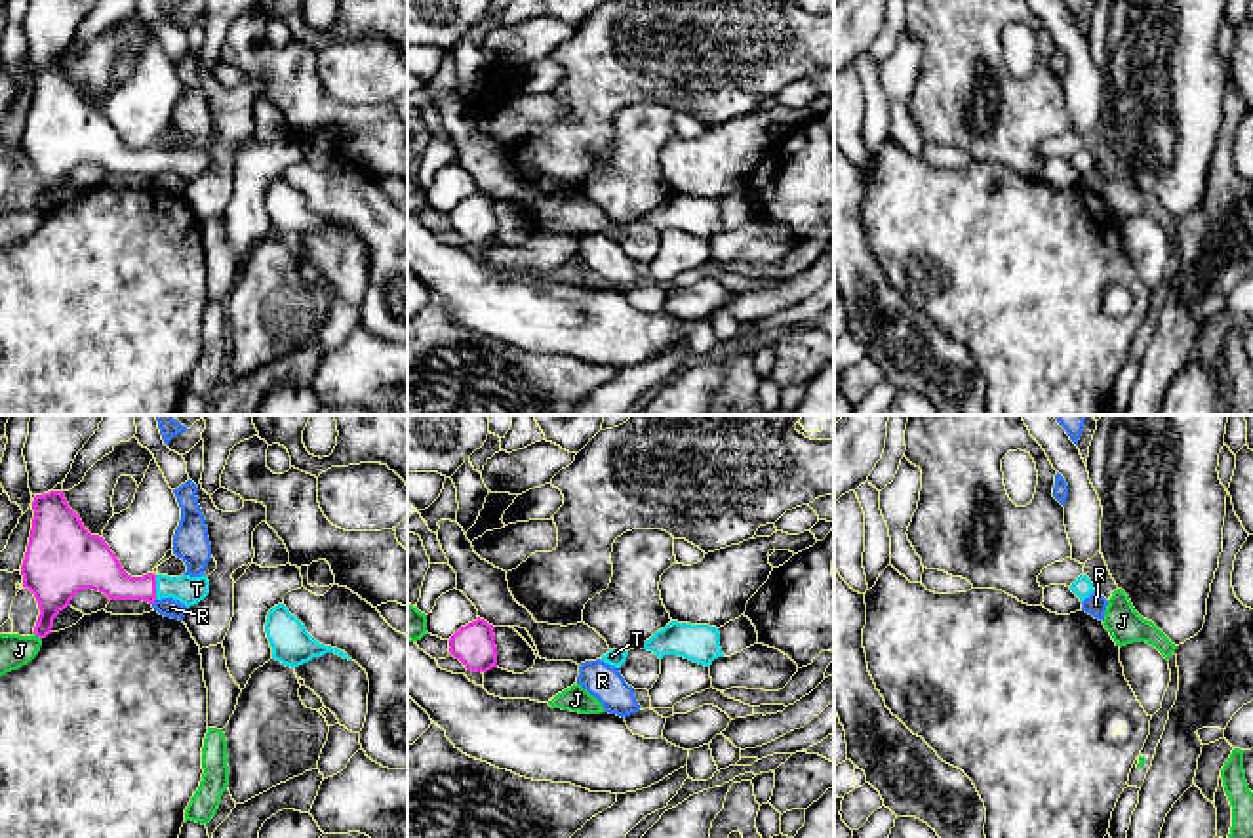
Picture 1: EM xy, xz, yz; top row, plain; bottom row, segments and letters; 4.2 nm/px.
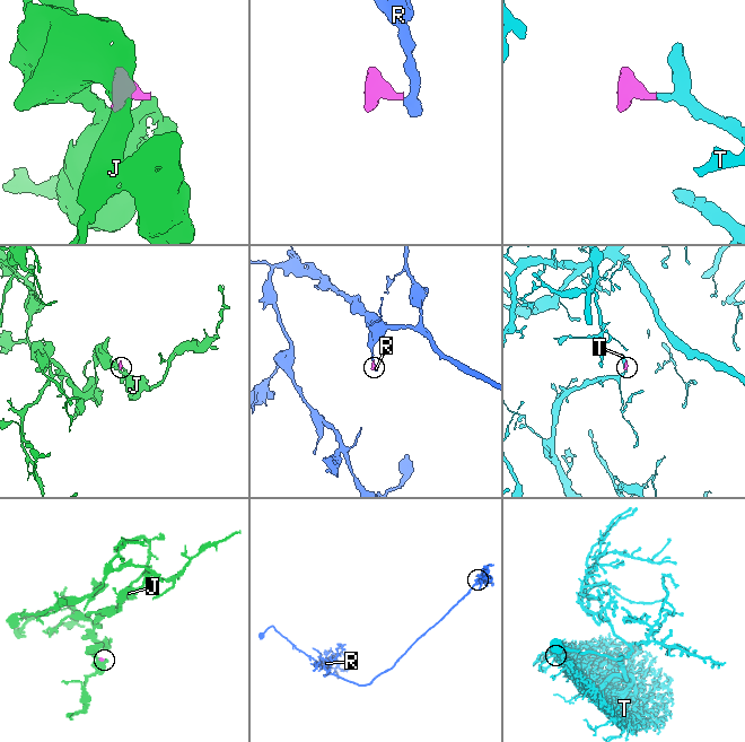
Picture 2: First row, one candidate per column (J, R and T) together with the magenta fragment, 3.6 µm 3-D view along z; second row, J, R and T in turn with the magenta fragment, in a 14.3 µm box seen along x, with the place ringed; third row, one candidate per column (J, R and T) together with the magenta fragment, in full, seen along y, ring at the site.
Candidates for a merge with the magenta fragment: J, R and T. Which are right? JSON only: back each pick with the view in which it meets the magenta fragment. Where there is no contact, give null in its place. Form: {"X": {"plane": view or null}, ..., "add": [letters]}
{"T": {"plane": "xy"}, "add": ["T"]}

